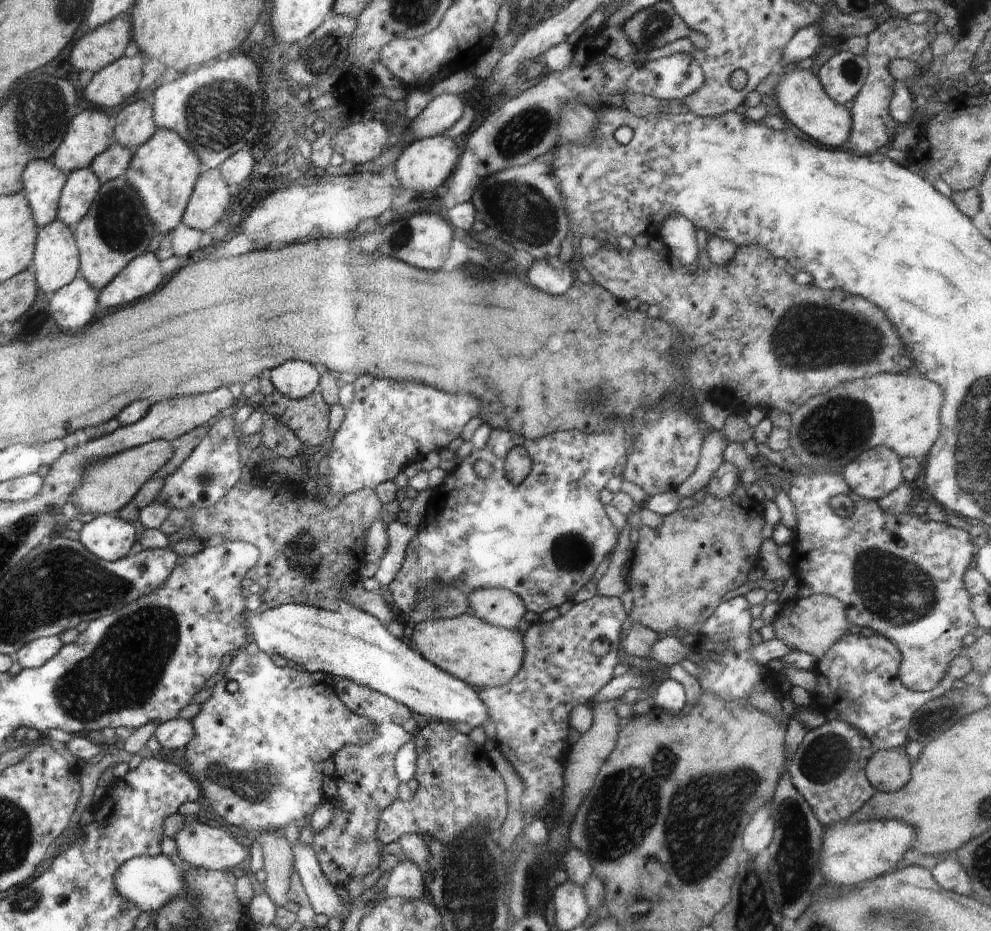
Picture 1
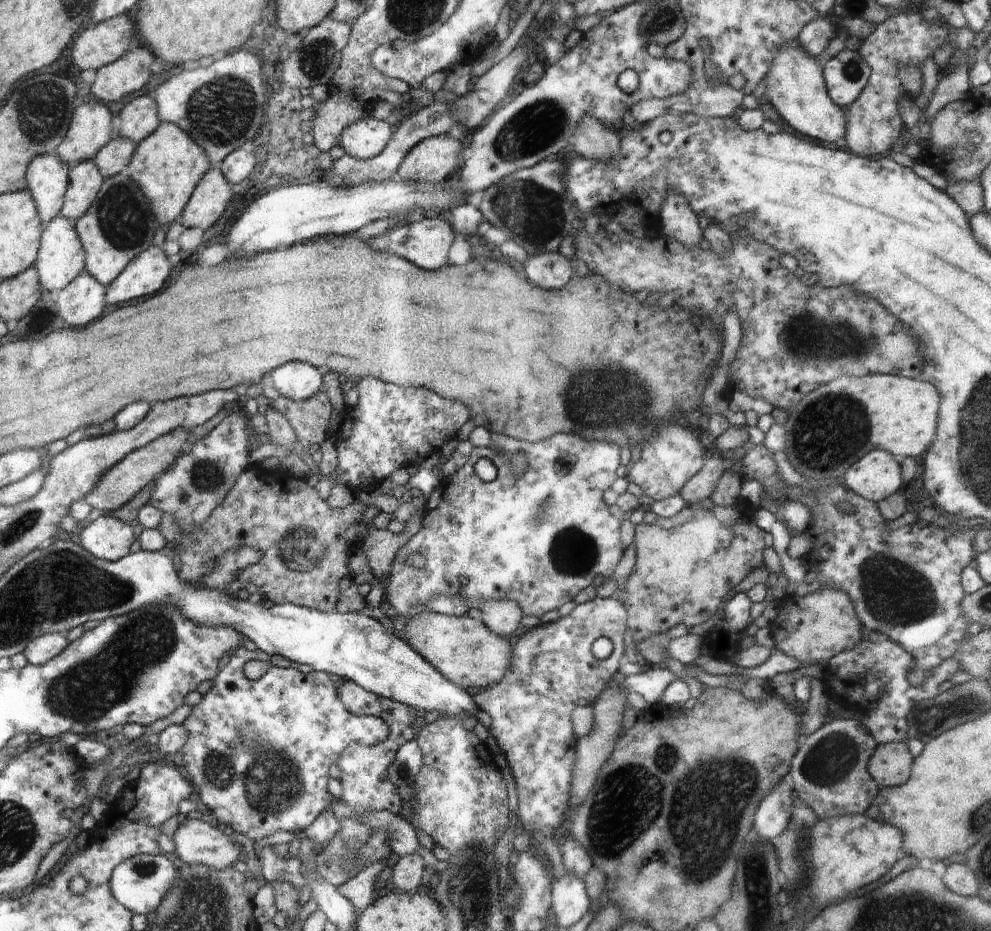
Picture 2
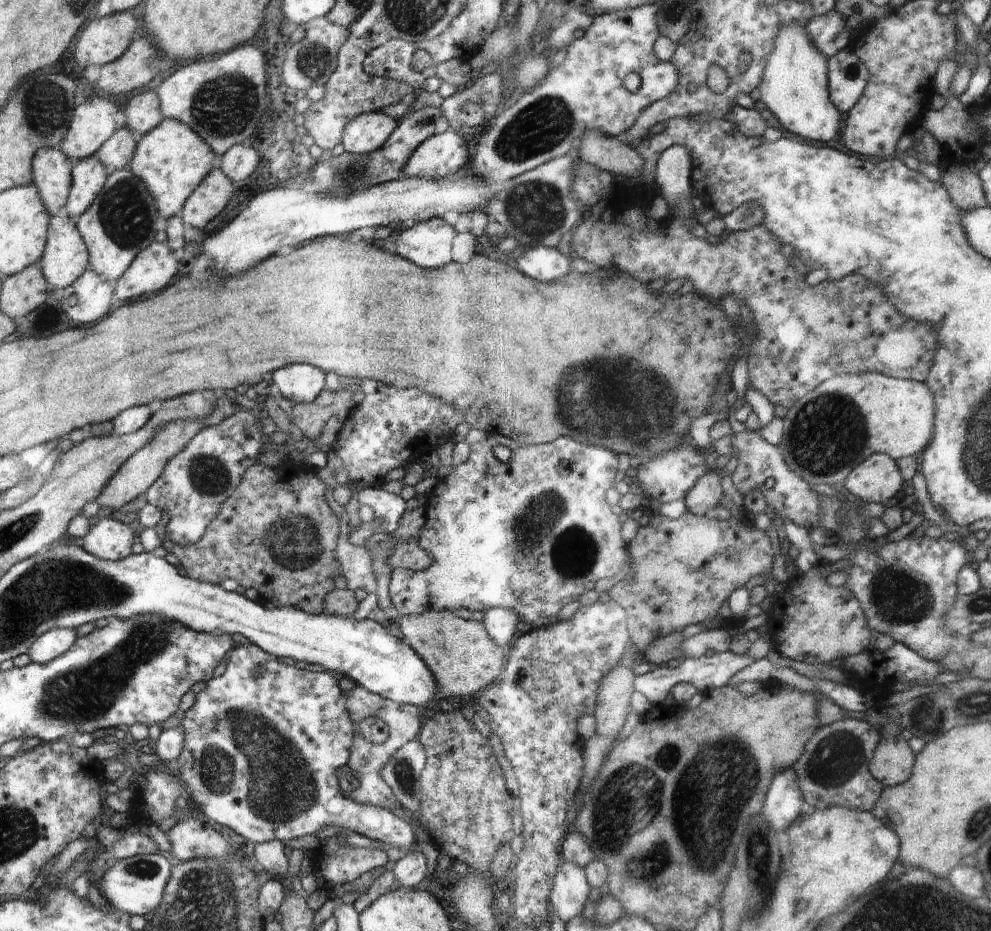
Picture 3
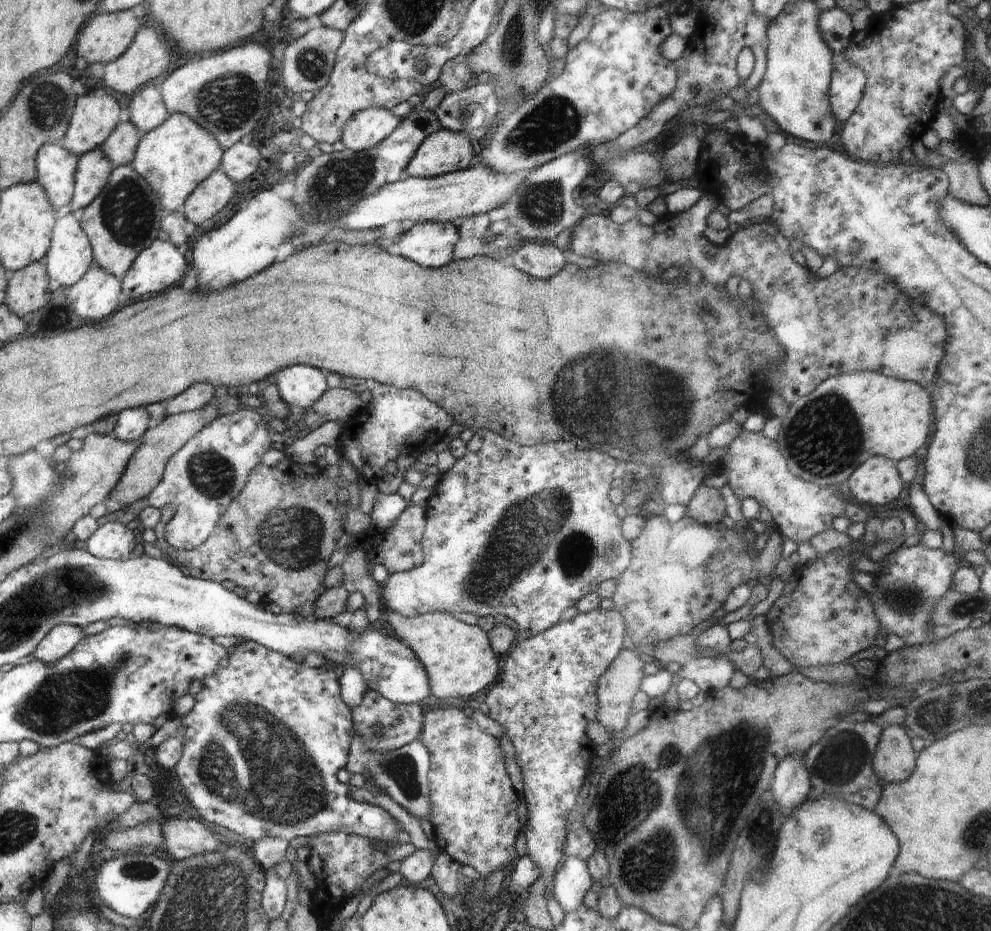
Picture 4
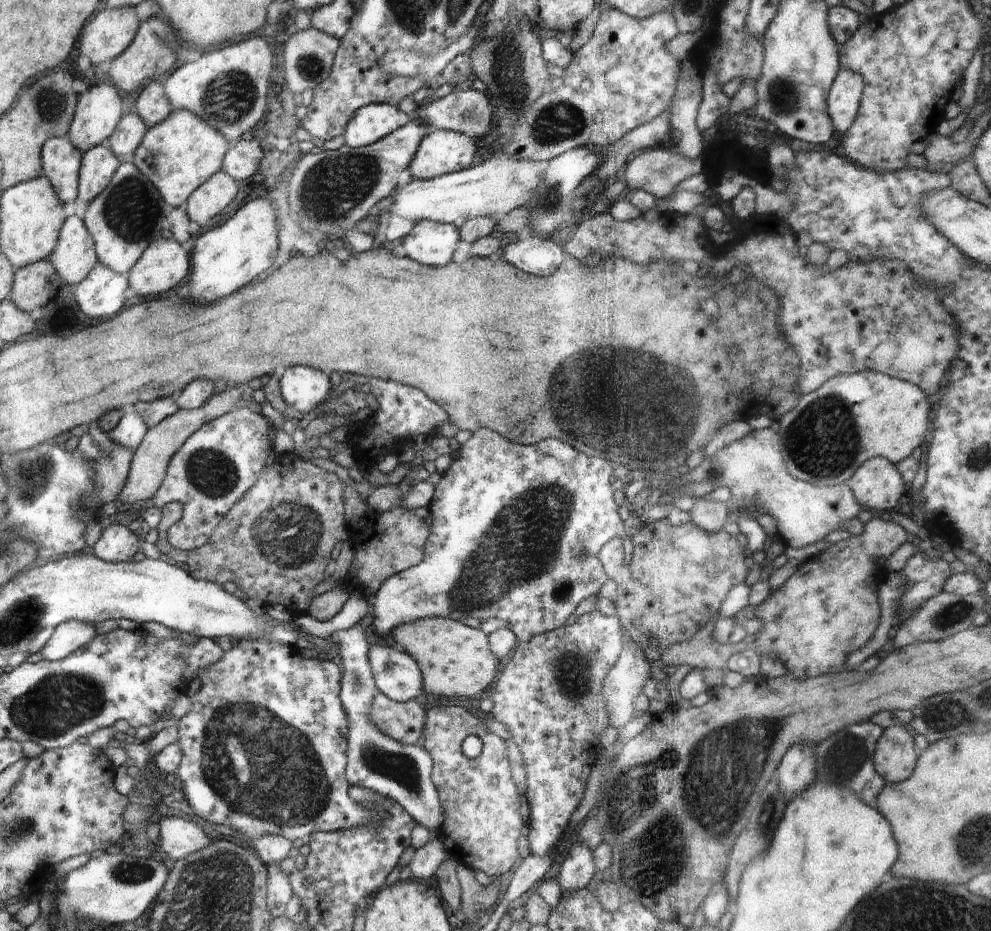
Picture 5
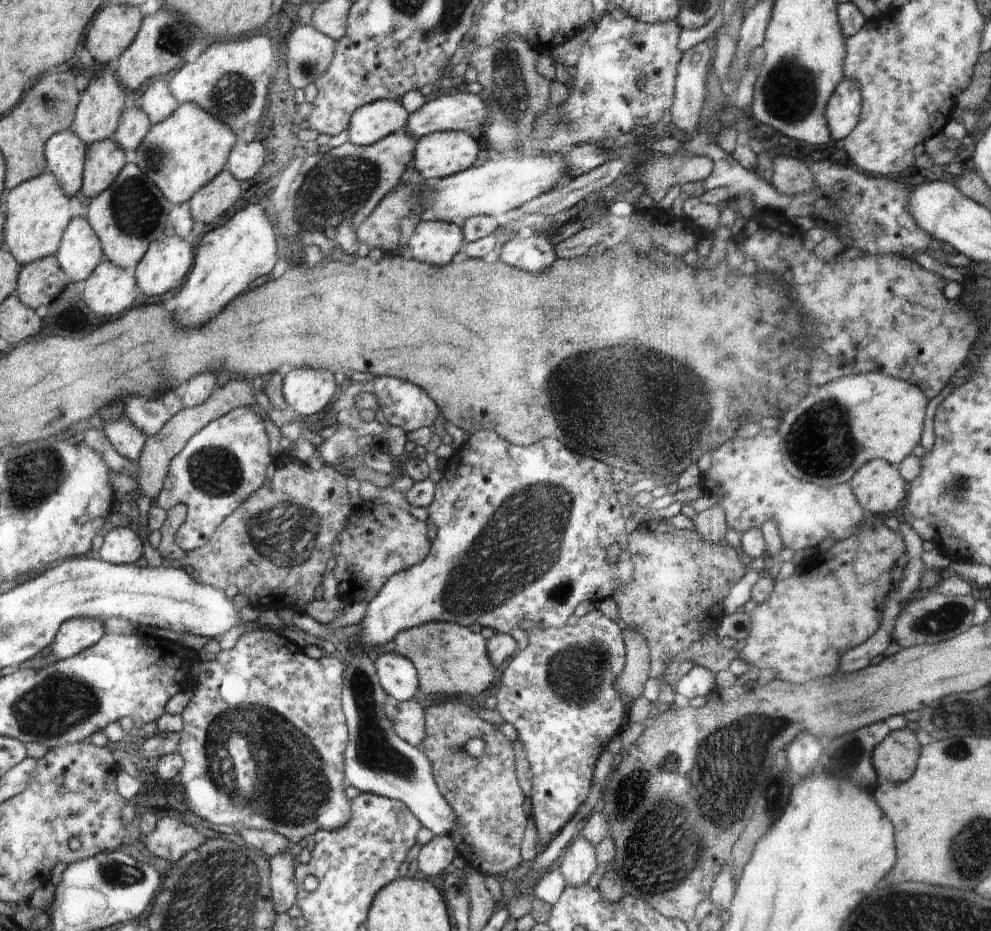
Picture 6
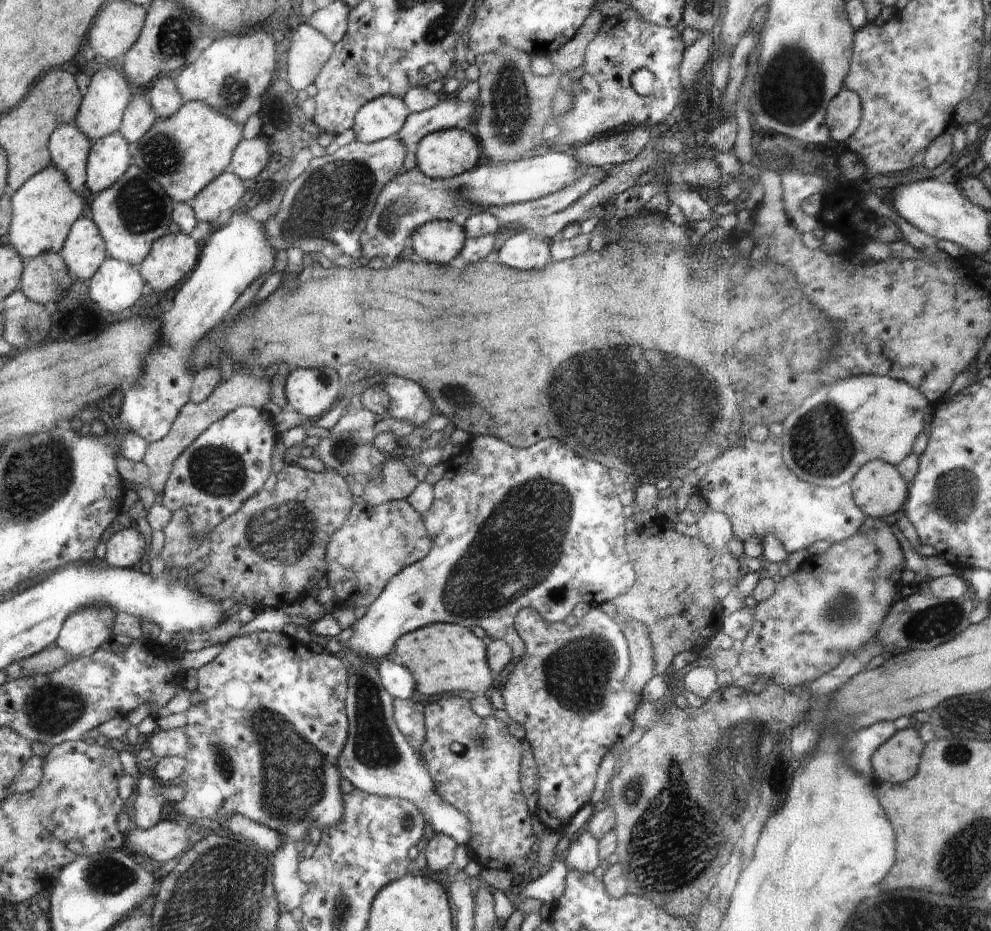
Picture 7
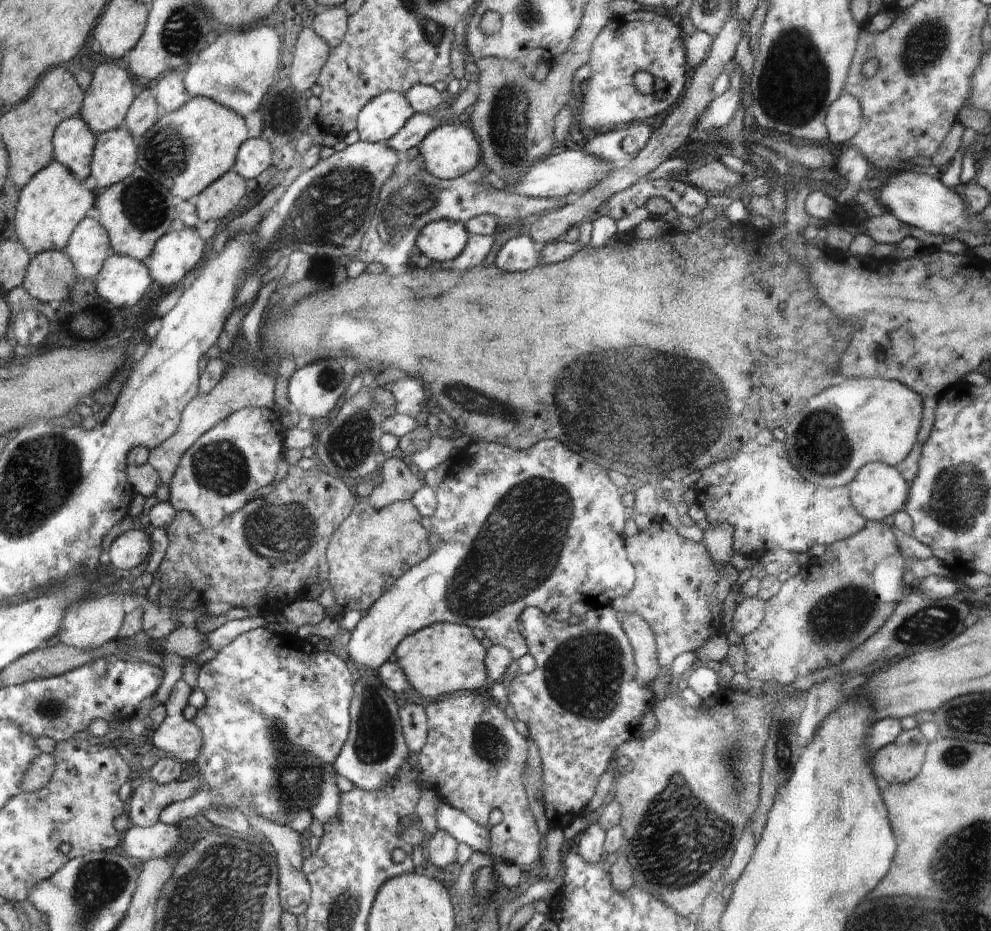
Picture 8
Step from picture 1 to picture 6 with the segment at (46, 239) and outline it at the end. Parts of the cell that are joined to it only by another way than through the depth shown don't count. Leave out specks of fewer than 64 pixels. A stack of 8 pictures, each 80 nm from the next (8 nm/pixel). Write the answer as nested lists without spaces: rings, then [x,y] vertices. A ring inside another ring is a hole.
[[[86,217],[68,223],[54,255],[72,282],[85,281],[104,259],[99,235]]]

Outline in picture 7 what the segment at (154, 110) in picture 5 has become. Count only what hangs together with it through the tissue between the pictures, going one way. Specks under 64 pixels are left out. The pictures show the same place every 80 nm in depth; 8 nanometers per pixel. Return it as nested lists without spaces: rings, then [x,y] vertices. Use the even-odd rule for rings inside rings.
[[[160,77],[148,90],[149,101],[153,109],[162,119],[178,112],[182,104],[182,95],[178,92],[175,80],[169,77]]]

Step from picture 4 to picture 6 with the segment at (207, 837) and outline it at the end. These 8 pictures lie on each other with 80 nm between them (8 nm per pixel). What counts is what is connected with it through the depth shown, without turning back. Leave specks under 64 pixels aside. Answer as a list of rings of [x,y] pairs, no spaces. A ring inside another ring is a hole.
[[[171,817],[159,818],[152,832],[141,834],[145,852],[150,850],[155,861],[176,863],[186,852],[202,842],[202,836],[192,828]]]

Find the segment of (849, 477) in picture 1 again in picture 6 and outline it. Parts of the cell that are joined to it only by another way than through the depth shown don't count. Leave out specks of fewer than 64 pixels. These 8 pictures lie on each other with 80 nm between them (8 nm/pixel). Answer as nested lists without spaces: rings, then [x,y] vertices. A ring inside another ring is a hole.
[[[884,459],[869,460],[855,472],[850,483],[852,492],[863,510],[880,518],[886,517],[888,512],[894,512],[908,493],[908,483],[899,473],[899,467]]]

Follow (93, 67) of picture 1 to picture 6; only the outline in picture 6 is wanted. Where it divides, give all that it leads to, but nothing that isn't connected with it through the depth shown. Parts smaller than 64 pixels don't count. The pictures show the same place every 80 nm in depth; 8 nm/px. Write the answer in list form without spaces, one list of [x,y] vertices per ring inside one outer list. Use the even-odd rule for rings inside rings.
[[[106,6],[100,10],[100,16],[92,20],[92,28],[88,28],[86,48],[98,62],[110,62],[122,55],[138,38],[140,22],[142,14],[134,6]]]

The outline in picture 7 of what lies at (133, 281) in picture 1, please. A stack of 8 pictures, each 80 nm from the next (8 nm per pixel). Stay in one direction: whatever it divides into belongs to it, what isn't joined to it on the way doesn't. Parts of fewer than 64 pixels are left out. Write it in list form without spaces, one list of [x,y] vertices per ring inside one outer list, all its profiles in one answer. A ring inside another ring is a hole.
[[[168,233],[152,243],[140,268],[150,290],[166,292],[174,288],[184,274],[190,274],[200,260],[200,246],[186,233]]]

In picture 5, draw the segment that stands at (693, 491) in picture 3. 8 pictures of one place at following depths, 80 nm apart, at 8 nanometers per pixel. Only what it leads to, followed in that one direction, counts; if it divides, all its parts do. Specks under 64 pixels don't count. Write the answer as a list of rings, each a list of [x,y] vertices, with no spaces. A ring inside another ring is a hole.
[[[703,496],[694,500],[694,506],[689,512],[691,522],[709,533],[722,531],[729,515],[726,502],[706,500]]]

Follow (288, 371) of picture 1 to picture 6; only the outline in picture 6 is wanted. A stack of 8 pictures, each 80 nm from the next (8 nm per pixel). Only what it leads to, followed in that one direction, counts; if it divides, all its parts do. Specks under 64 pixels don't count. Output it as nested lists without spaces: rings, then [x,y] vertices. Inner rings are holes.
[[[292,370],[284,374],[283,395],[288,406],[300,417],[312,416],[324,410],[336,392],[336,382],[329,370]]]

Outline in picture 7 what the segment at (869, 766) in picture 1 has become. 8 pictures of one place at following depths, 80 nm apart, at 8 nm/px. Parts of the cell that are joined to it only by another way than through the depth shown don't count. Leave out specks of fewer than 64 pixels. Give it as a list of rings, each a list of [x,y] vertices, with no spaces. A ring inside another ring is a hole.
[[[916,728],[897,730],[871,756],[874,776],[882,782],[898,783],[911,779],[919,767],[925,744]]]

